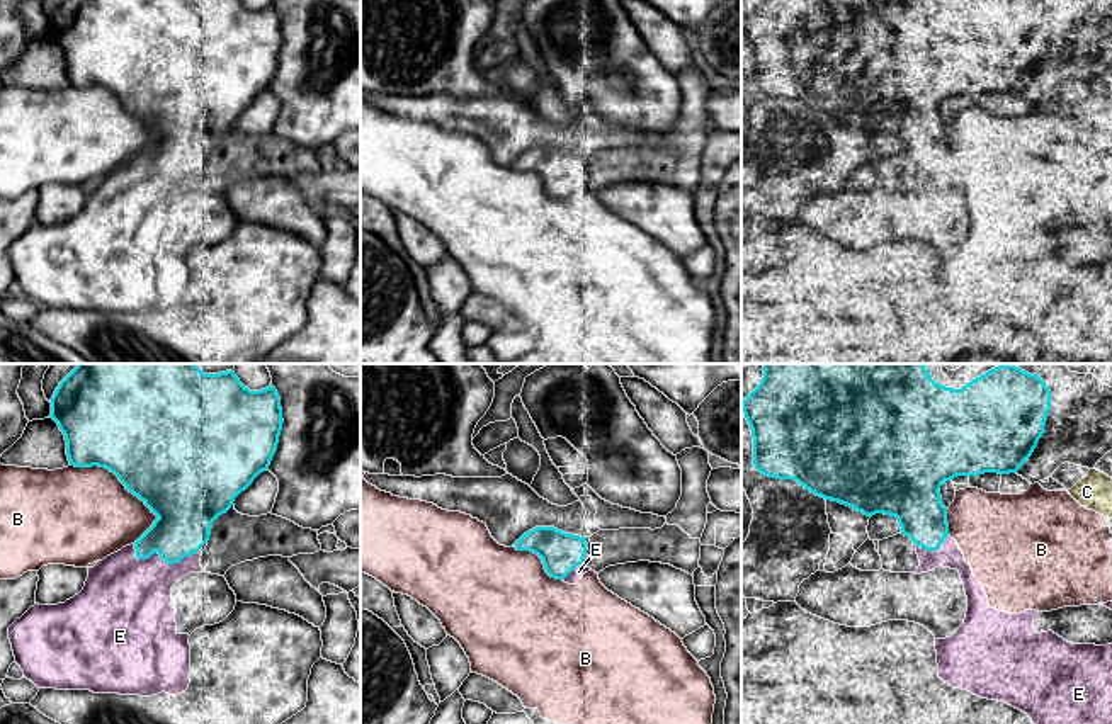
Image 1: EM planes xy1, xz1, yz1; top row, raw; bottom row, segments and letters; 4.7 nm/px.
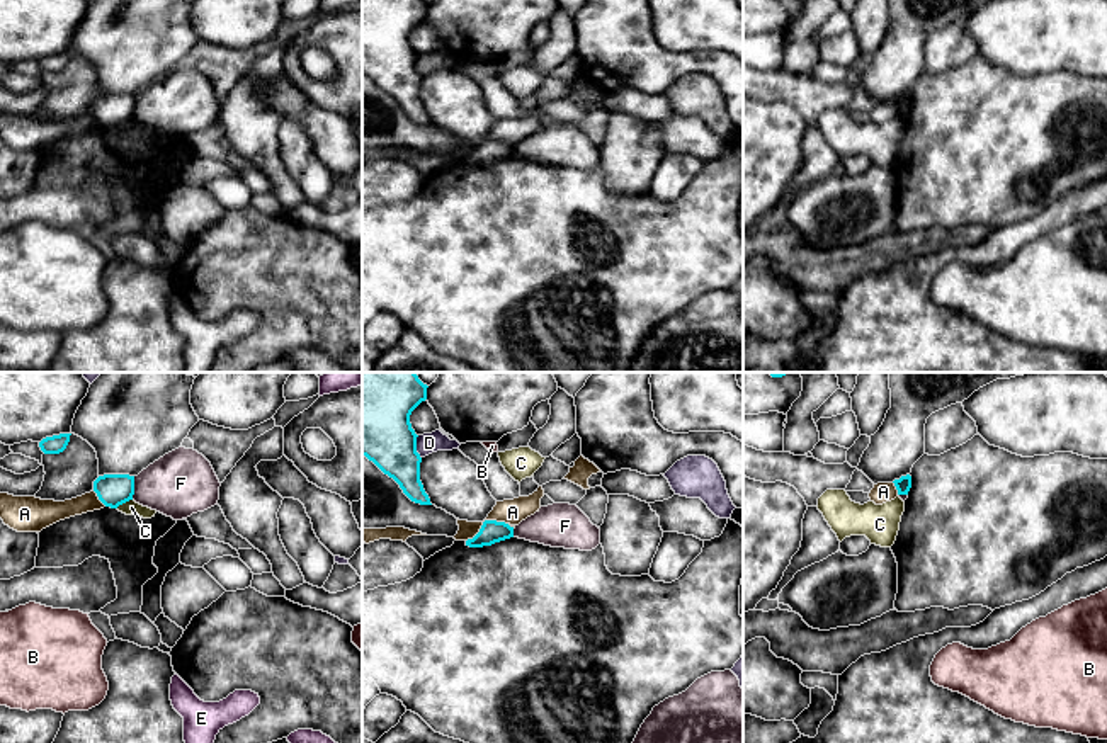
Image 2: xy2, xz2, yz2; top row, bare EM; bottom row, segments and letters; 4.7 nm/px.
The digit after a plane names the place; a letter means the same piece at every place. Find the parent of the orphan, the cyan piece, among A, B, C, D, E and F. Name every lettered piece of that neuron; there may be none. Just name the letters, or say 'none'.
E

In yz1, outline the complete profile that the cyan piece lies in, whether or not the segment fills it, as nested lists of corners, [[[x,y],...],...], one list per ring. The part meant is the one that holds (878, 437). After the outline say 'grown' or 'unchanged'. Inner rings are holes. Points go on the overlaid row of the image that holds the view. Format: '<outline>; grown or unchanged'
[[[762,364],[763,377],[760,384],[741,401],[741,410],[752,428],[753,437],[753,466],[769,478],[794,479],[816,496],[838,501],[867,517],[884,513],[898,518],[901,534],[908,535],[916,544],[920,566],[913,574],[928,573],[939,566],[957,569],[964,583],[967,597],[967,612],[964,624],[945,639],[935,639],[939,678],[954,688],[967,690],[981,699],[1005,702],[1025,712],[1034,724],[1112,724],[1112,644],[1071,644],[1054,634],[1035,632],[1035,610],[1020,614],[1005,614],[988,607],[988,597],[971,566],[966,563],[962,551],[949,535],[947,508],[942,503],[940,486],[957,476],[979,476],[984,472],[1010,474],[1017,472],[1032,455],[1039,438],[1044,433],[1047,413],[1051,410],[1051,391],[1037,374],[1029,374],[1015,365],[1000,364],[986,374],[973,379],[961,389],[945,387],[932,379],[923,364]]]; grown

